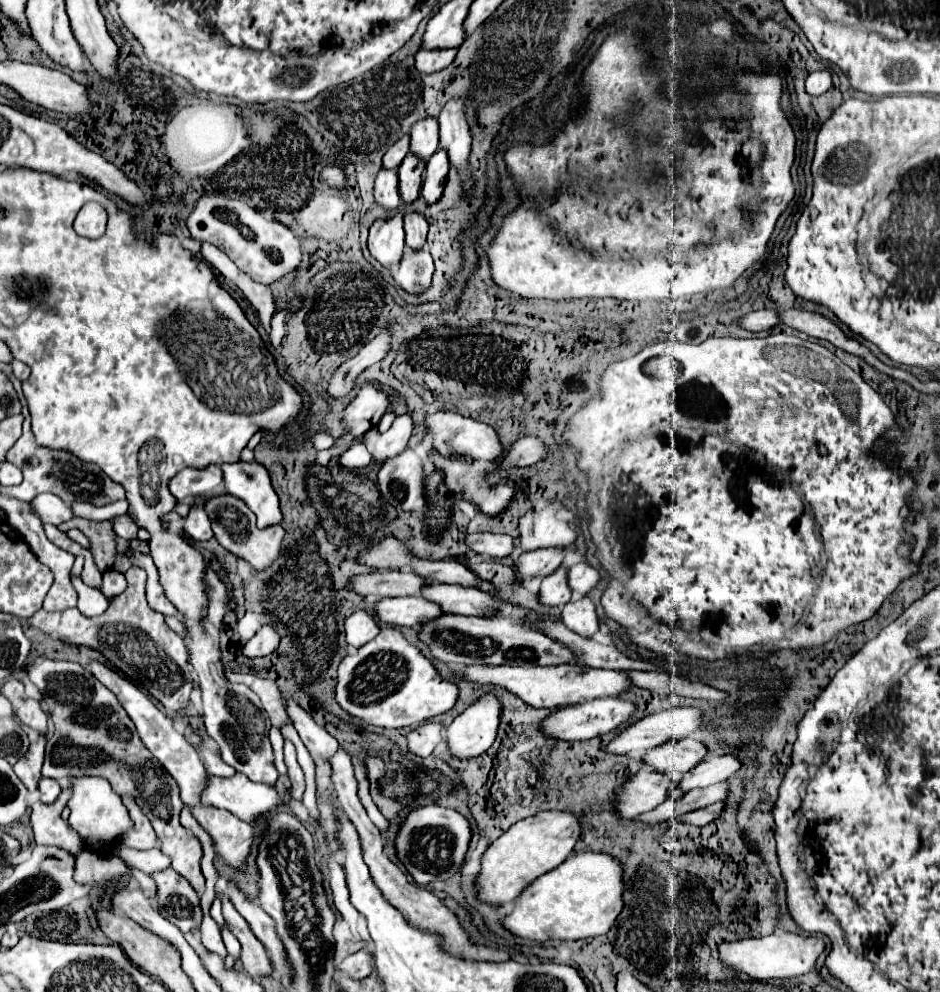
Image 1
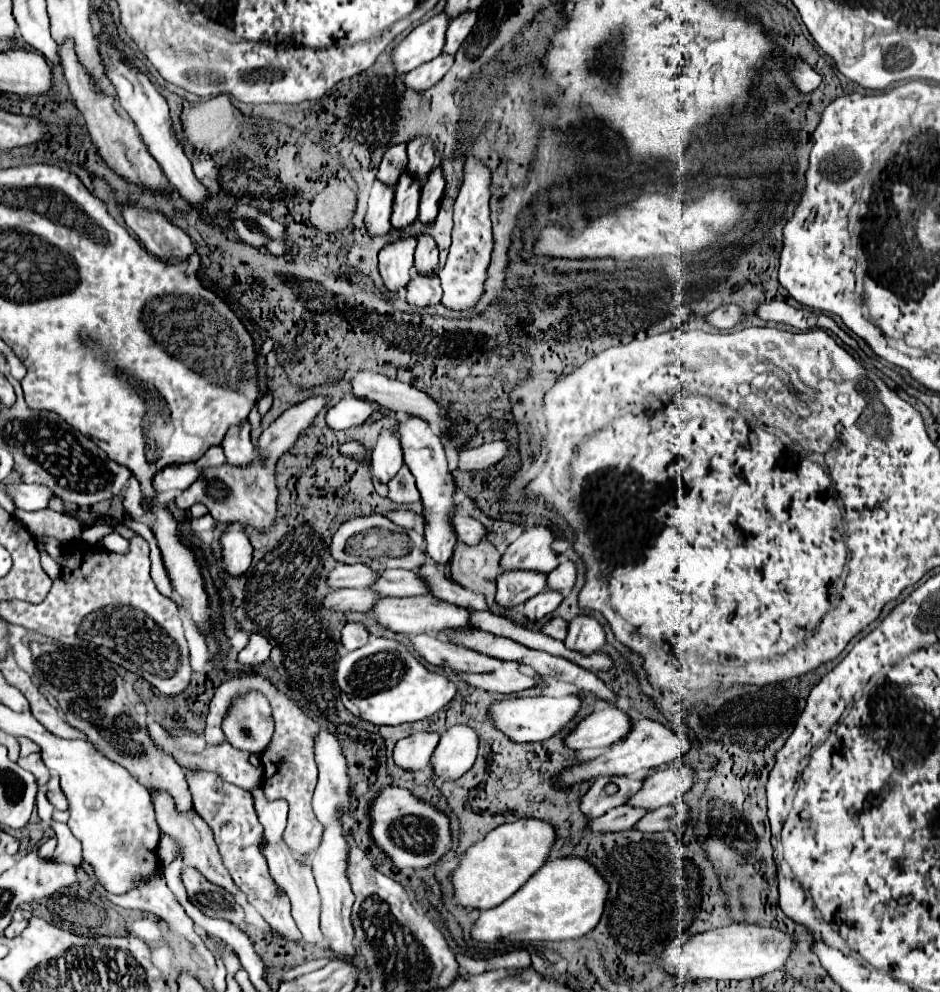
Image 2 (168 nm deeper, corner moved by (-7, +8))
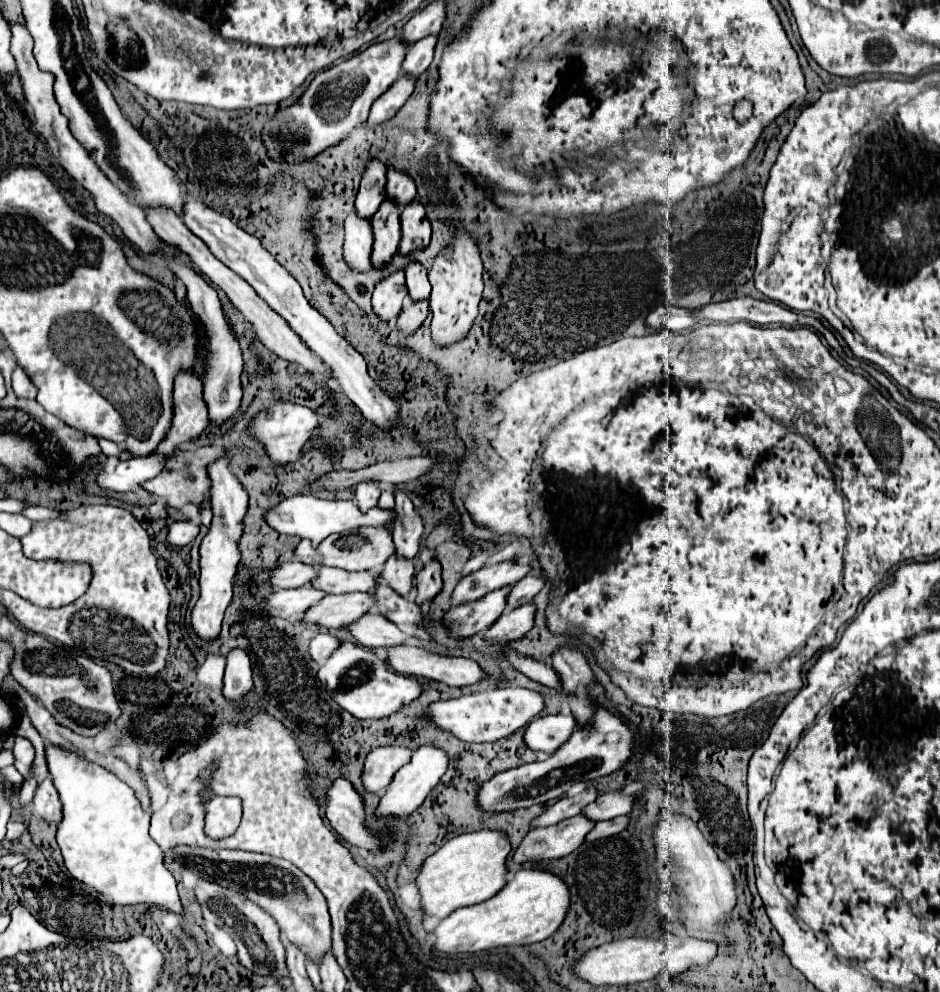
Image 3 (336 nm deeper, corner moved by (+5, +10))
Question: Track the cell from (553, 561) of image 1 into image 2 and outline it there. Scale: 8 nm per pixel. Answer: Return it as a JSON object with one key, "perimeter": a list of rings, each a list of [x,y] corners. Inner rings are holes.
{"perimeter":[[[504,571],[498,575],[496,601],[500,607],[516,607],[546,589],[546,577],[538,571]]]}

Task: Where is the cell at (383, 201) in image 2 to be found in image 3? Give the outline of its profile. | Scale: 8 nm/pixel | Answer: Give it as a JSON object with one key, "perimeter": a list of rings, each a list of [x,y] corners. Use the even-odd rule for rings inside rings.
{"perimeter":[[[354,213],[346,219],[346,241],[344,241],[344,261],[356,273],[366,273],[372,269],[370,253],[372,253],[372,225],[366,219],[360,219]]]}

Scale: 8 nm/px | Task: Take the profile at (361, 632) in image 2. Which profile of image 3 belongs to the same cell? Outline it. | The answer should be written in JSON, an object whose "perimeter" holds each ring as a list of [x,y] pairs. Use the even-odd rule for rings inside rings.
{"perimeter":[[[320,633],[320,635],[316,635],[316,637],[310,641],[308,653],[310,653],[310,657],[312,657],[316,663],[324,663],[338,645],[340,645],[340,641],[338,641],[336,637],[326,635],[326,633]]]}

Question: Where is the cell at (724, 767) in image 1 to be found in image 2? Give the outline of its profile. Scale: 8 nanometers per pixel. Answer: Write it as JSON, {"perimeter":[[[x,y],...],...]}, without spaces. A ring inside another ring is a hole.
{"perimeter":[[[678,765],[668,767],[666,771],[658,771],[644,781],[644,787],[628,801],[636,807],[658,809],[668,803],[676,803],[680,795],[688,793],[696,785],[696,773],[692,767]]]}

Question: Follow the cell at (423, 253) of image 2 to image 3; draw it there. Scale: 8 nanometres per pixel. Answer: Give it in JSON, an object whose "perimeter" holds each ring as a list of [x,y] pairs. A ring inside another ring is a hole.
{"perimeter":[[[408,263],[406,267],[406,285],[412,301],[422,301],[430,297],[428,271],[420,263]]]}

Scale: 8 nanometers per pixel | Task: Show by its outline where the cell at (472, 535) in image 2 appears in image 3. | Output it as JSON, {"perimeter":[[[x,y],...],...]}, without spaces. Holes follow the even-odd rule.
{"perimeter":[[[294,495],[288,497],[284,501],[280,501],[278,505],[274,505],[272,509],[268,509],[268,513],[264,515],[266,523],[284,535],[296,535],[300,539],[310,539],[312,545],[318,545],[322,539],[326,539],[328,535],[334,533],[346,533],[352,529],[358,529],[362,525],[372,525],[372,527],[384,527],[390,521],[396,519],[394,511],[384,511],[380,507],[370,509],[368,513],[362,513],[354,501],[328,501],[328,499],[320,499],[314,495]]]}

